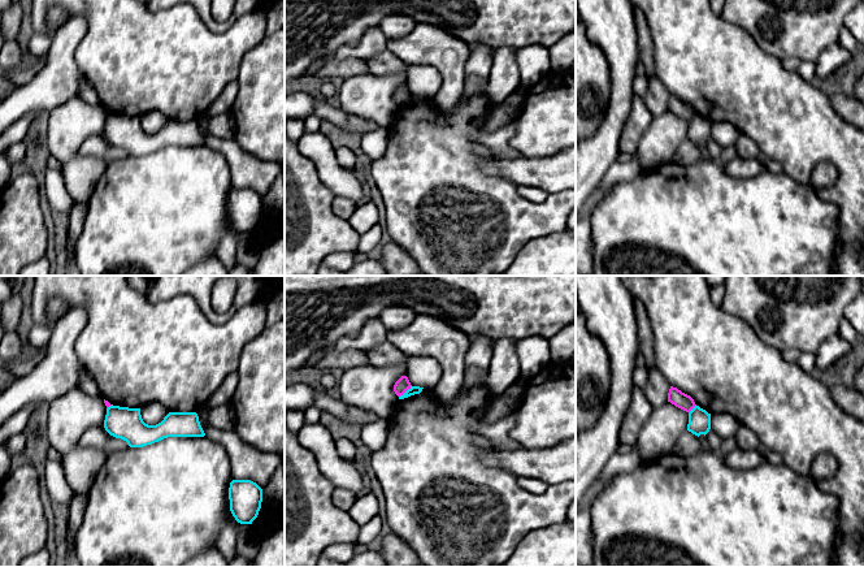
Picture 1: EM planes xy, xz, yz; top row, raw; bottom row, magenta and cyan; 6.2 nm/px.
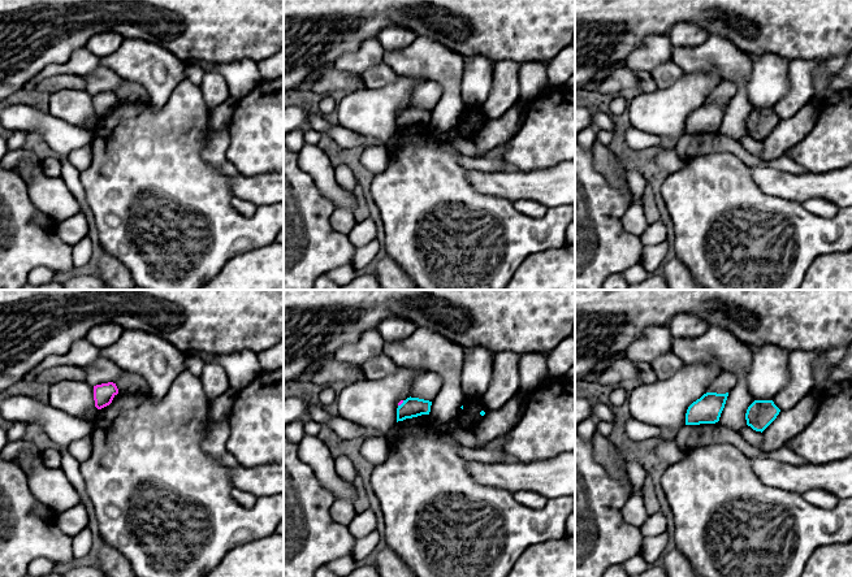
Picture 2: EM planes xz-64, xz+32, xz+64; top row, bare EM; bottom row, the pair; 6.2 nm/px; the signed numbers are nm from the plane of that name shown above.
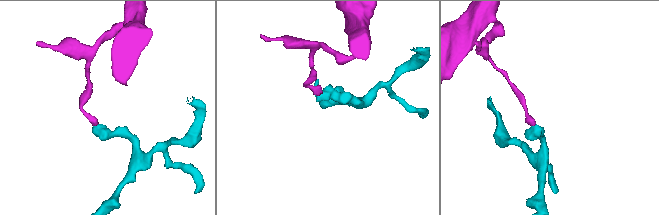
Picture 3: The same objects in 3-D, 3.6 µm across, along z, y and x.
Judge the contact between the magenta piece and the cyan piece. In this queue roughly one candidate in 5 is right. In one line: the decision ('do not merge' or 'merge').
do not merge

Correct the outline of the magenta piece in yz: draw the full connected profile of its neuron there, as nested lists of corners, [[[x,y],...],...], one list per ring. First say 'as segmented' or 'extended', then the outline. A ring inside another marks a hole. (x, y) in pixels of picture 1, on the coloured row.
as segmented; [[[670,386],[669,389],[668,402],[686,412],[690,412],[696,406],[690,395],[682,393],[681,390],[673,386]]]

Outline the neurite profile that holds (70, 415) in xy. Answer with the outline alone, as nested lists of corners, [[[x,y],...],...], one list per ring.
[[[75,388],[49,402],[48,408],[48,442],[61,455],[64,476],[74,494],[87,495],[94,480],[107,460],[100,449],[83,447],[78,443],[81,436],[94,428],[104,425],[107,406],[101,397],[92,397]]]

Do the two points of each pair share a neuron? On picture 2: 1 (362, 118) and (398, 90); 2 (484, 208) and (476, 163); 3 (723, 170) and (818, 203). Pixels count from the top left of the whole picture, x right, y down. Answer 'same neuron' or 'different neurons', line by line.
1: same neuron
2: different neurons
3: different neurons

